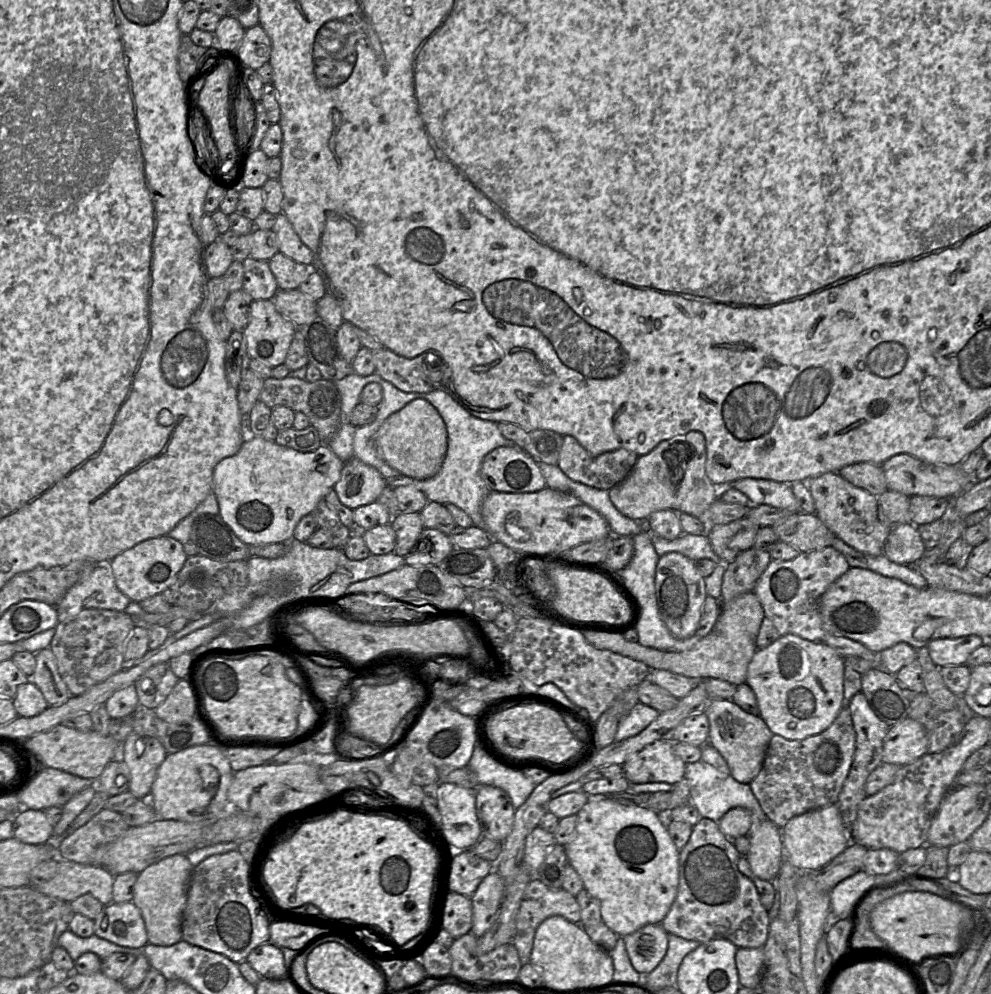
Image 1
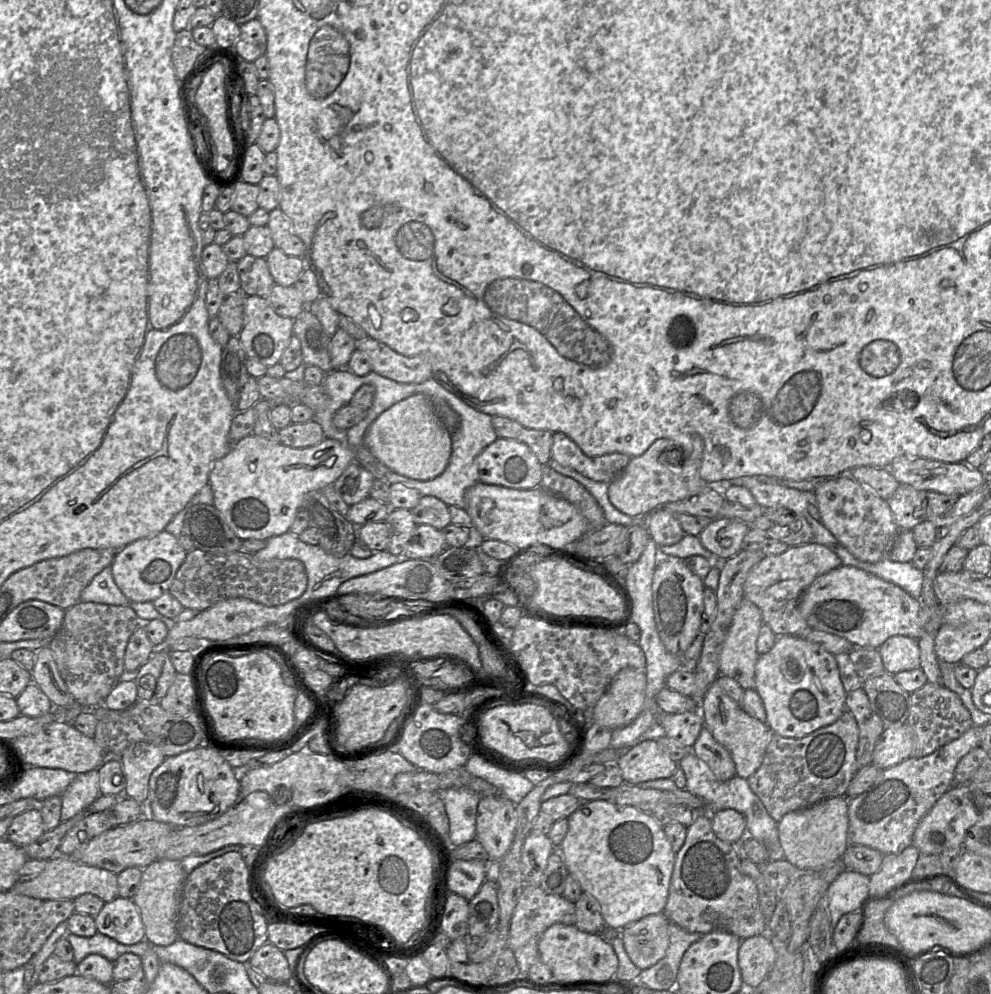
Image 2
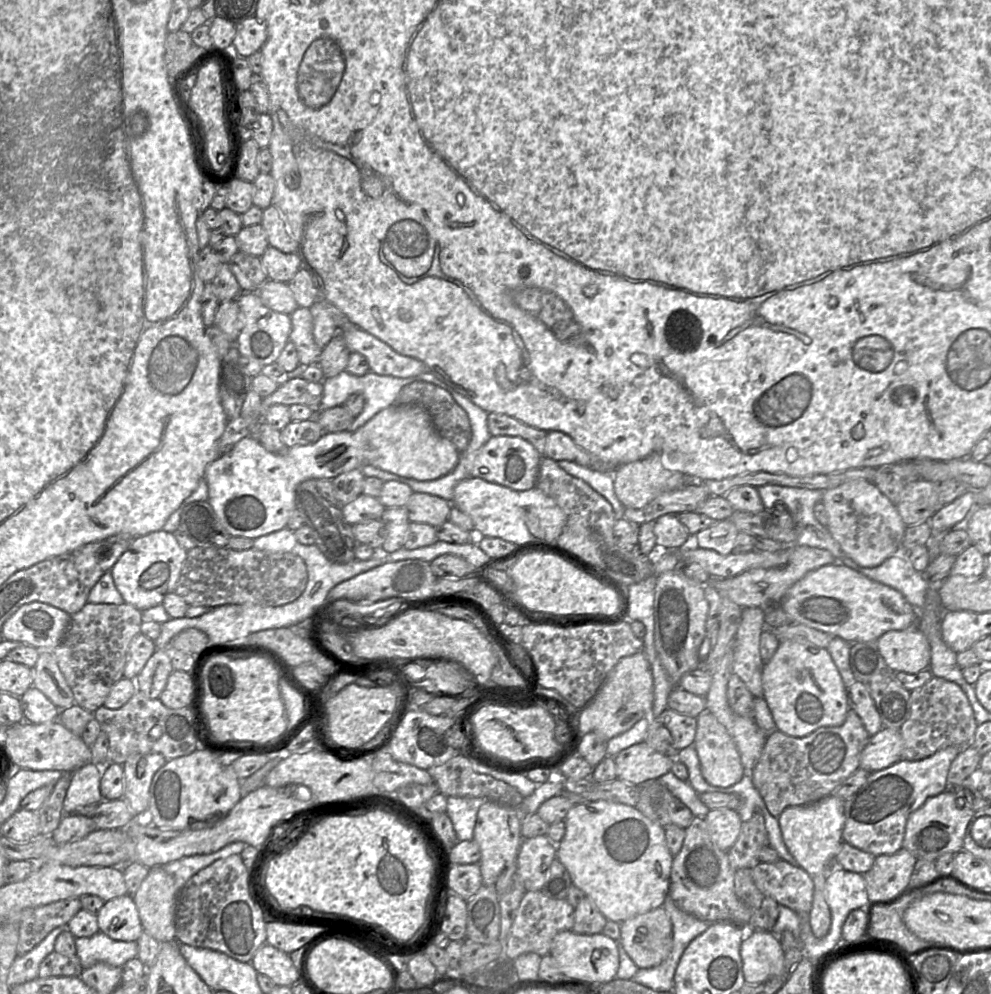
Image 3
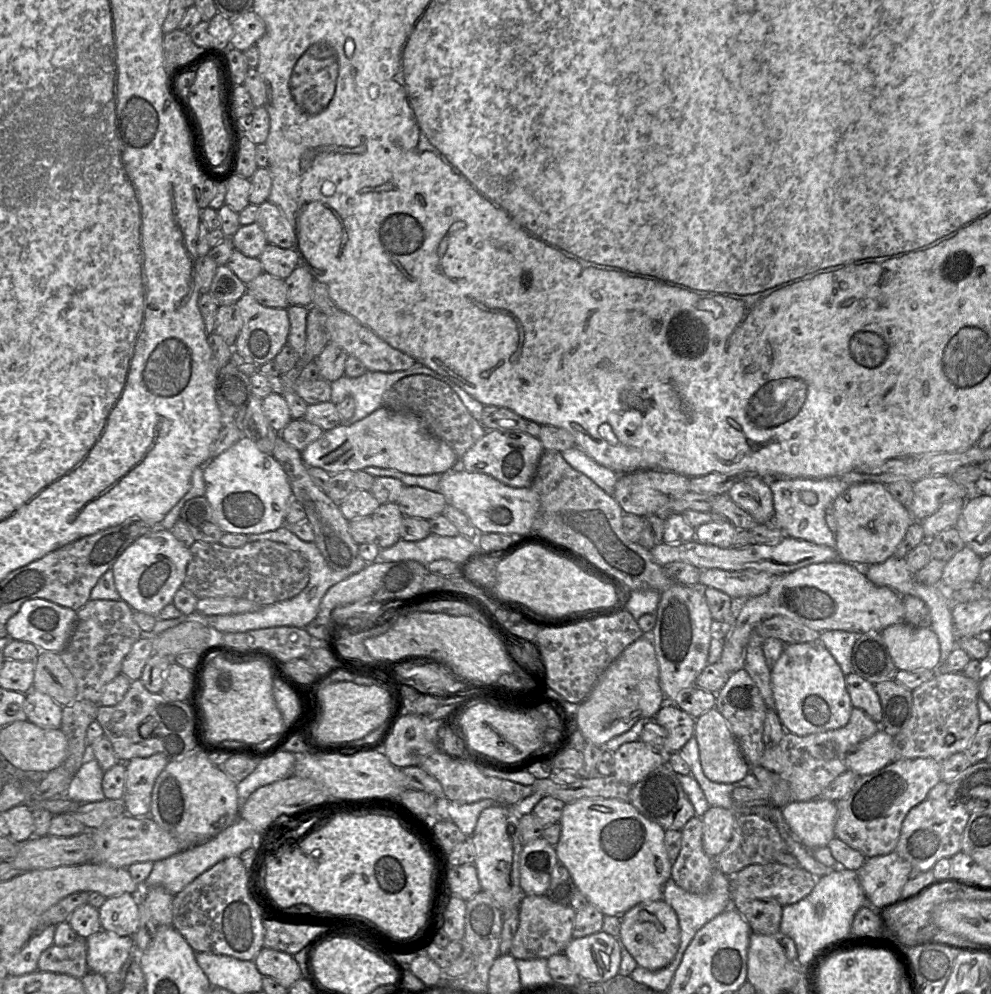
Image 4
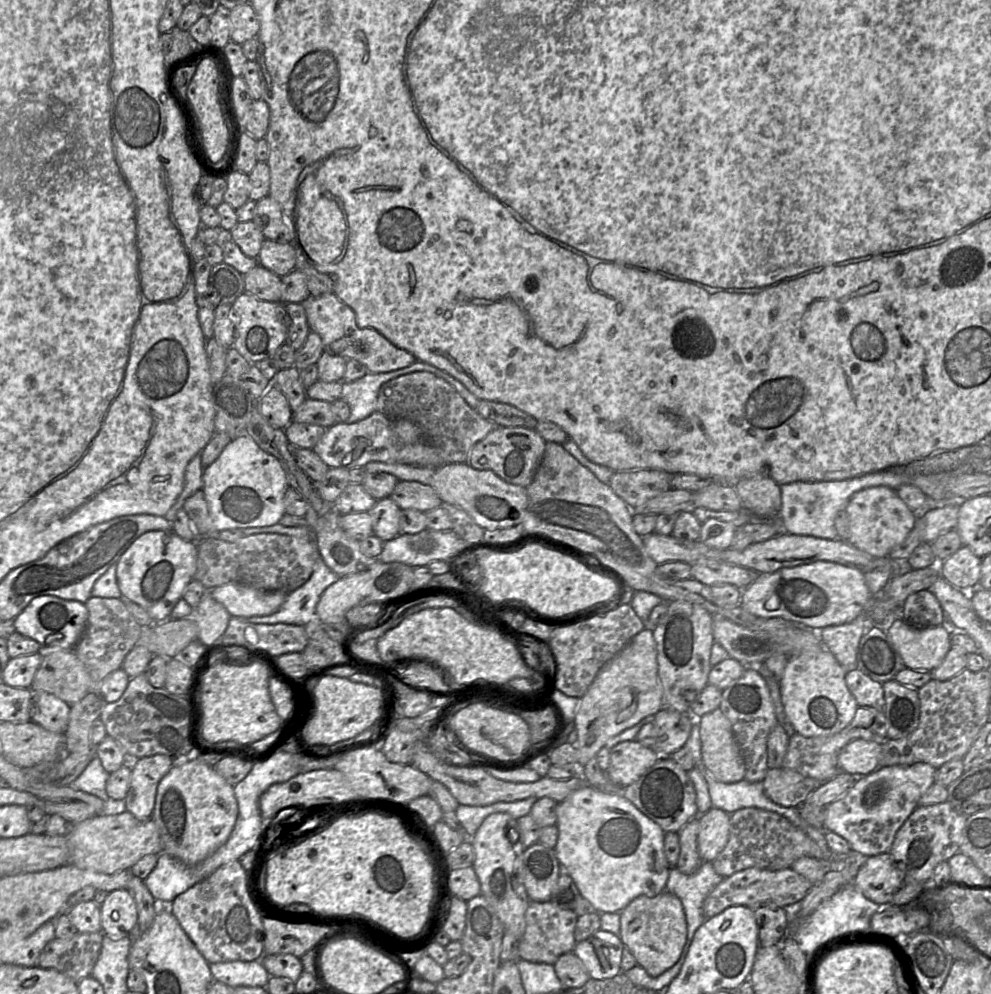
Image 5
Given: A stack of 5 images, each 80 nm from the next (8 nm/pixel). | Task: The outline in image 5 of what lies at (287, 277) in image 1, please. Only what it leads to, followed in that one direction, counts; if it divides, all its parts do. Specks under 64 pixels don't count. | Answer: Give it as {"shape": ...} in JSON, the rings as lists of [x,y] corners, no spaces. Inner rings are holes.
{"shape":[[[264,239],[257,260],[262,267],[283,277],[297,268],[297,249],[292,243]]]}

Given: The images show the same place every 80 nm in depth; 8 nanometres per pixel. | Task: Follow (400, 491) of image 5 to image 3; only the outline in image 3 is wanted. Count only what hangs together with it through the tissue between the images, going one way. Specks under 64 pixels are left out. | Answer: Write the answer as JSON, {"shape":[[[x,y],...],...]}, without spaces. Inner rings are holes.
{"shape":[[[413,492],[405,507],[410,522],[436,527],[449,520],[451,503],[435,495]]]}

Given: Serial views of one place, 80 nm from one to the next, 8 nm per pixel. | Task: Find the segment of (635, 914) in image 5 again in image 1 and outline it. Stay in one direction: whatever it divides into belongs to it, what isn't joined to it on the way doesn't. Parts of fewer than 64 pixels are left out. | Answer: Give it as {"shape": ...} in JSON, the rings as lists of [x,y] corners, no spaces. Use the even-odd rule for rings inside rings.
{"shape":[[[647,924],[623,937],[633,968],[639,974],[648,974],[666,954],[668,933],[661,924]]]}

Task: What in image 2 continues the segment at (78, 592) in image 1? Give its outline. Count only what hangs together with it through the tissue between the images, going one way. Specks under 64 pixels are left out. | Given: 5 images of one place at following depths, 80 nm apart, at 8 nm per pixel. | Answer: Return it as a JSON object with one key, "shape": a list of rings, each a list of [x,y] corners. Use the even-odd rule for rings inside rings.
{"shape":[[[107,566],[84,588],[80,595],[80,602],[127,606],[130,600],[116,585],[111,567]]]}

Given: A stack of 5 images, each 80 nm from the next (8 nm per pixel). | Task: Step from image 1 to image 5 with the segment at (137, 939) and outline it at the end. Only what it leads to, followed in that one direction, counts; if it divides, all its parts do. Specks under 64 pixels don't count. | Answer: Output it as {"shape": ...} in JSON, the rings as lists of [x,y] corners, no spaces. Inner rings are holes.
{"shape":[[[127,888],[110,892],[101,905],[102,932],[114,939],[129,936],[138,923],[136,901]]]}

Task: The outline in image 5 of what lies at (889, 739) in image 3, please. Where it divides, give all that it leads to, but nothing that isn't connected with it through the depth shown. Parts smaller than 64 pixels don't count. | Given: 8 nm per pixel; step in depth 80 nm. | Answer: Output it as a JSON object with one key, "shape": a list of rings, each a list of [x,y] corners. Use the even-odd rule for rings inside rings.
{"shape":[[[855,739],[844,746],[838,754],[840,771],[855,777],[868,775],[881,767],[882,743]]]}

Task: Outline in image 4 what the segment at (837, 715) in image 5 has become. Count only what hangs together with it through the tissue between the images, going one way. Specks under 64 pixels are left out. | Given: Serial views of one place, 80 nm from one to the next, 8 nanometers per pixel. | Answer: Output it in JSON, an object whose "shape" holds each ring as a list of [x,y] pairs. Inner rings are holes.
{"shape":[[[820,643],[788,644],[770,669],[775,711],[785,730],[798,736],[825,732],[844,727],[853,709],[846,689],[846,676],[830,652]]]}

